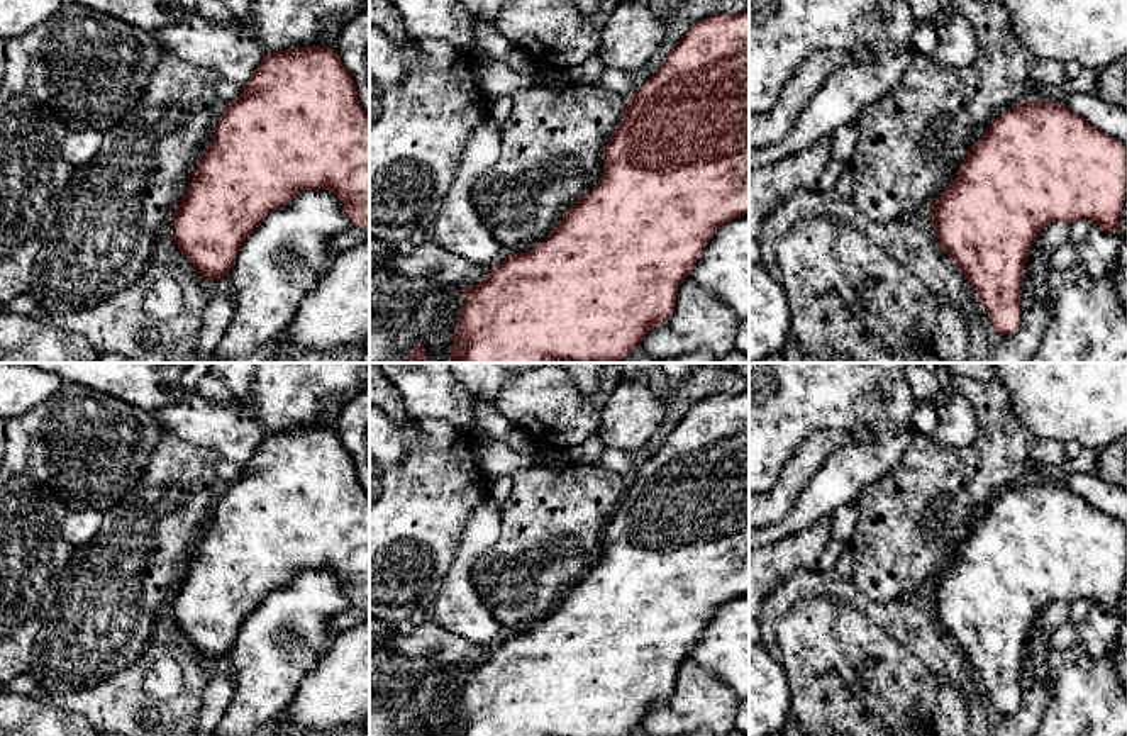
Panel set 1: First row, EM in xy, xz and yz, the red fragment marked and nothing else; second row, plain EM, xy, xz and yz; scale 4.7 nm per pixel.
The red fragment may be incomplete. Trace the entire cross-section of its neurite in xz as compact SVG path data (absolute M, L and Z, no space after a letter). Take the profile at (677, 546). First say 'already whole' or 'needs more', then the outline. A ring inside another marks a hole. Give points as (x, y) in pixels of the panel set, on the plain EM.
already whole; M749 388L742 393L717 393L695 402L668 432L663 446L629 480L624 499L603 529L598 563L569 587L549 616L525 633L514 633L475 666L464 666L463 689L452 714L449 736L629 736L646 714L675 692L680 665L691 655L713 612L749 594Z

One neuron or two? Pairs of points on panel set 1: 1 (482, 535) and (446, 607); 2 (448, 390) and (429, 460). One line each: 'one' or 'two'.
1: one
2: two

